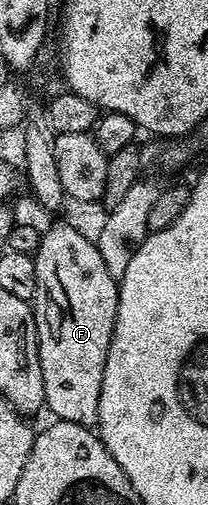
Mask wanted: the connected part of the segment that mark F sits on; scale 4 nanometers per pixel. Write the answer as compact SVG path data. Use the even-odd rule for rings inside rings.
M58 223L55 227L45 228L42 231L42 240L37 251L34 252L34 264L36 265L36 293L32 300L34 308L34 320L36 321L36 333L38 334L38 352L40 353L40 373L44 377L44 407L54 414L55 420L63 419L72 421L76 425L84 425L93 428L98 422L98 410L100 409L100 389L104 381L104 365L108 361L108 349L112 341L112 333L116 325L116 309L118 308L118 280L108 273L108 265L104 265L104 257L100 257L100 249L93 238L85 239L70 223Z

